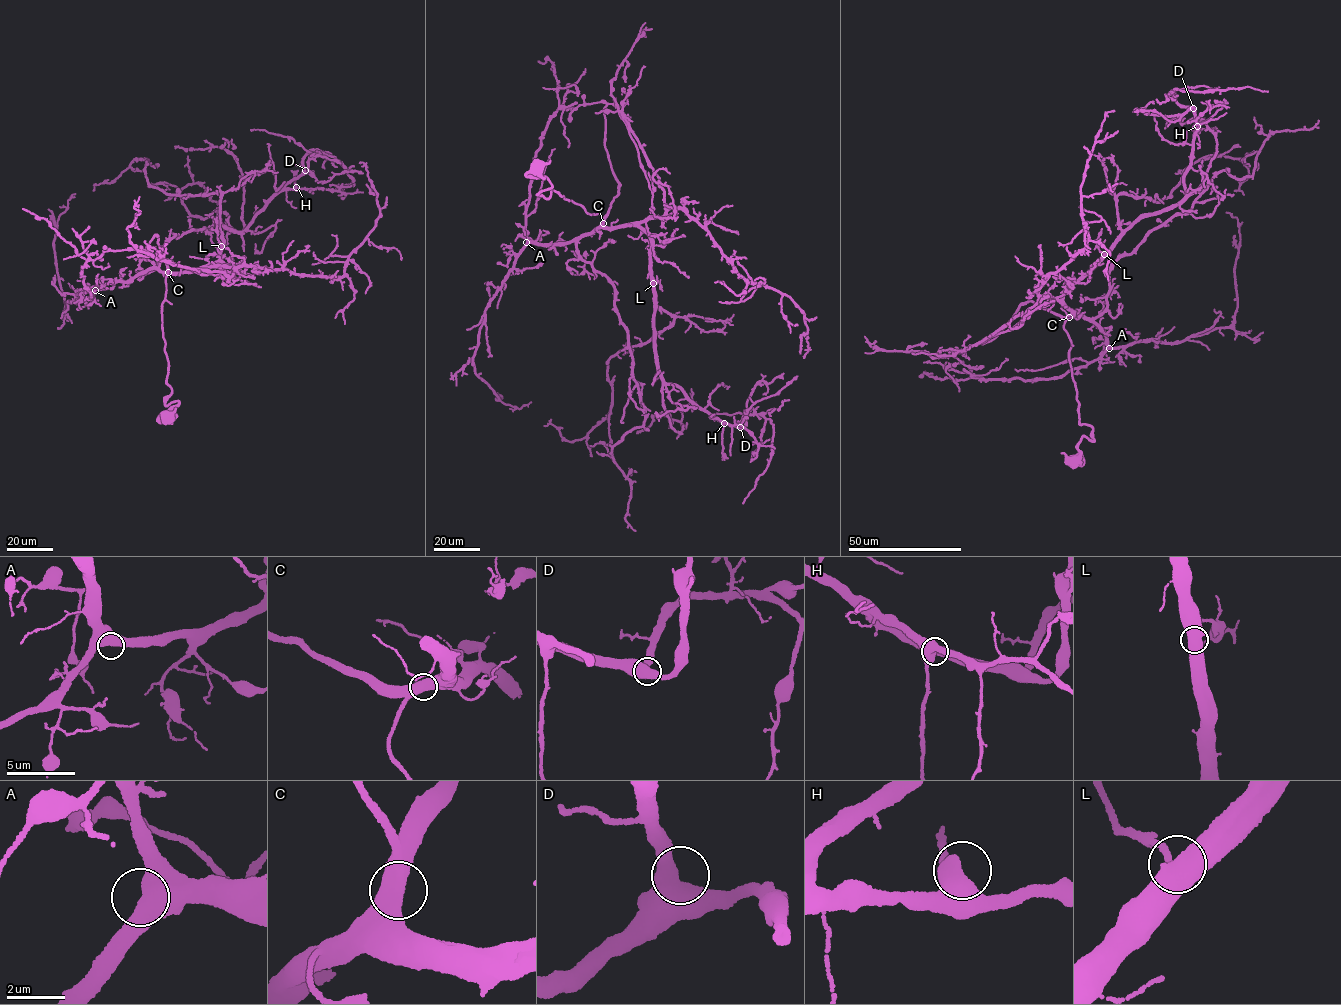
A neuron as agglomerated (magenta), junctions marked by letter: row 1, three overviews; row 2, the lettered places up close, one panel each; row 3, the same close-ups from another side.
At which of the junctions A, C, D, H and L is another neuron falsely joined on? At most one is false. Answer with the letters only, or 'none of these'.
none of these

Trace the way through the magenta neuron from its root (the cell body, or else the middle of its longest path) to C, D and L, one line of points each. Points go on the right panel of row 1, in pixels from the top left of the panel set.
C: (1074, 459), (1081, 437), (1093, 440), (1092, 427), (1079, 423), (1069, 360), (1071, 340), (1063, 328), (1069, 317)
D: (1074, 459), (1081, 437), (1093, 440), (1079, 423), (1062, 301), (1122, 231), (1182, 202), (1193, 108)
L: (1074, 459), (1081, 437), (1093, 440), (1092, 427), (1079, 423), (1063, 328), (1072, 314), (1062, 301), (1104, 254)

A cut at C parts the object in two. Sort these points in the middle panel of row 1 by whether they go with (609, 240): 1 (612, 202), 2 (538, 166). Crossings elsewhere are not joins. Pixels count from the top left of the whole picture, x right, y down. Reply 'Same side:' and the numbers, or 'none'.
Same side: 1

